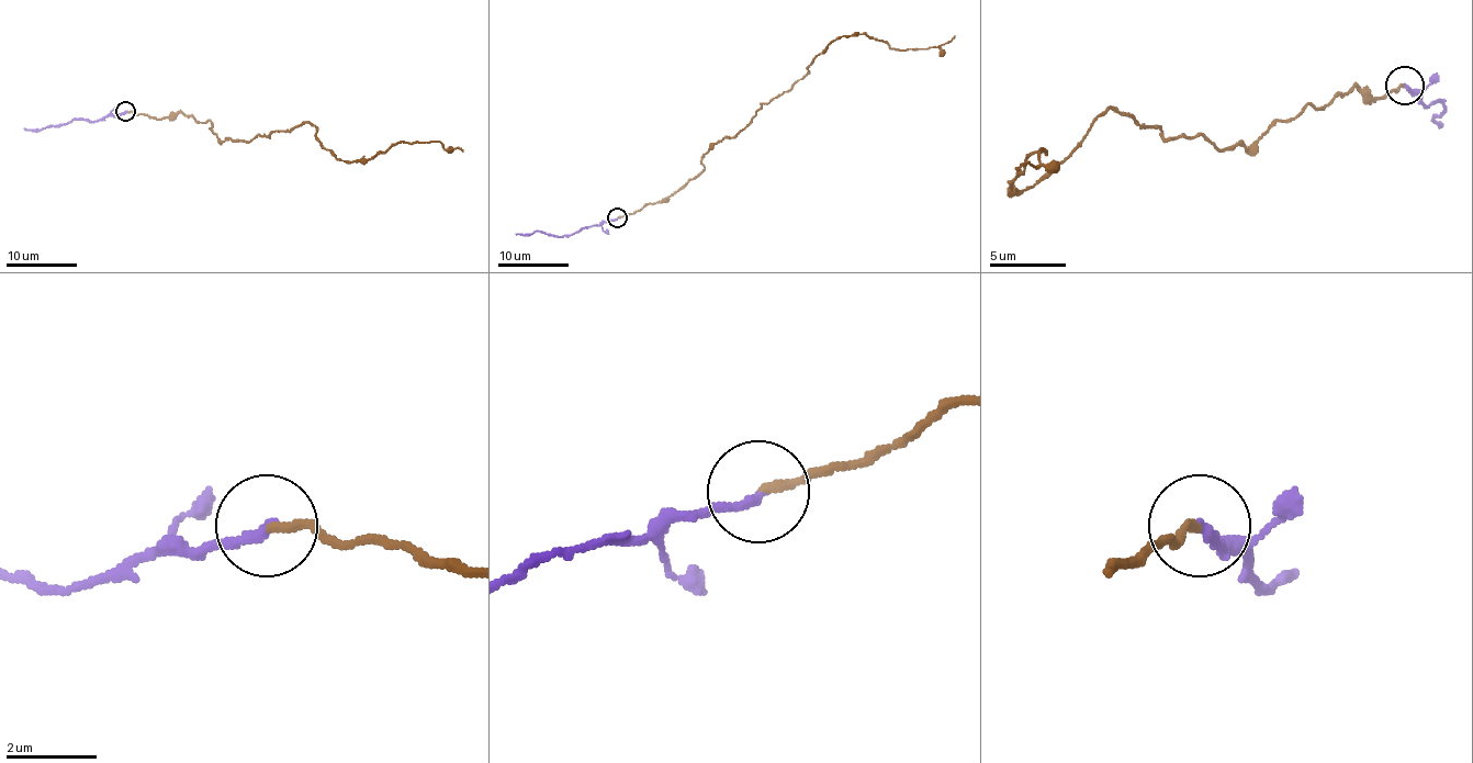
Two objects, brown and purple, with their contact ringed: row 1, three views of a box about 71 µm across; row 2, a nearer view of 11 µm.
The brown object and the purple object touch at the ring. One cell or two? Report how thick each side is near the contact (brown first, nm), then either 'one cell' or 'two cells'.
calibres 190 and 240 nm; one cell

